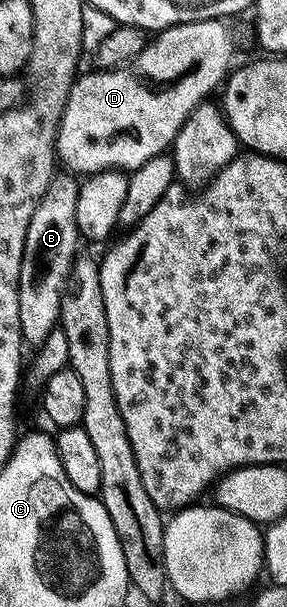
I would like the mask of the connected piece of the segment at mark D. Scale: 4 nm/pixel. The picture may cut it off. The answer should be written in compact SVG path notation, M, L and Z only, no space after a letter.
M210 18L158 31L152 37L155 39L152 42L150 39L139 54L139 74L127 70L131 68L103 70L100 74L80 73L71 84L53 141L58 161L64 166L62 169L75 176L100 174L102 170L130 172L141 168L141 164L145 164L145 160L155 154L170 151L186 118L198 105L210 99L214 90L215 94L223 86L232 69L231 53L235 50L235 42L227 26L230 25L226 21Z

